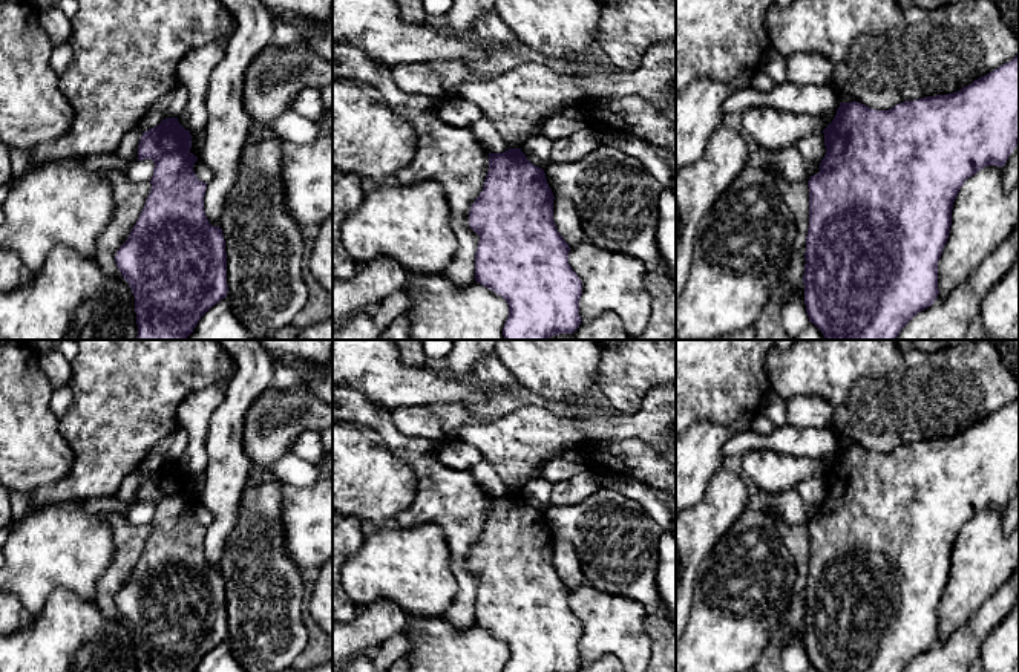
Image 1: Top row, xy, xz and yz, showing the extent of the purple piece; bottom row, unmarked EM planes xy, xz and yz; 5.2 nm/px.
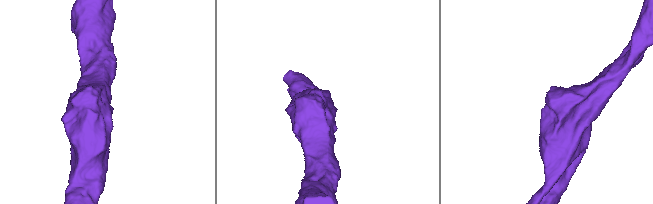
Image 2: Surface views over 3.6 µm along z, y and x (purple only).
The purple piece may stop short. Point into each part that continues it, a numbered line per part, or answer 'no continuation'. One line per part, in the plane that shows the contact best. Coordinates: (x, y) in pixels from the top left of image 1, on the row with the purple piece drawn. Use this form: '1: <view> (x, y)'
no continuation

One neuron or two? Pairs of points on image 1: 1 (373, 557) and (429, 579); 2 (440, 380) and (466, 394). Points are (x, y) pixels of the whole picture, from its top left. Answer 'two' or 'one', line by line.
1: one
2: one

